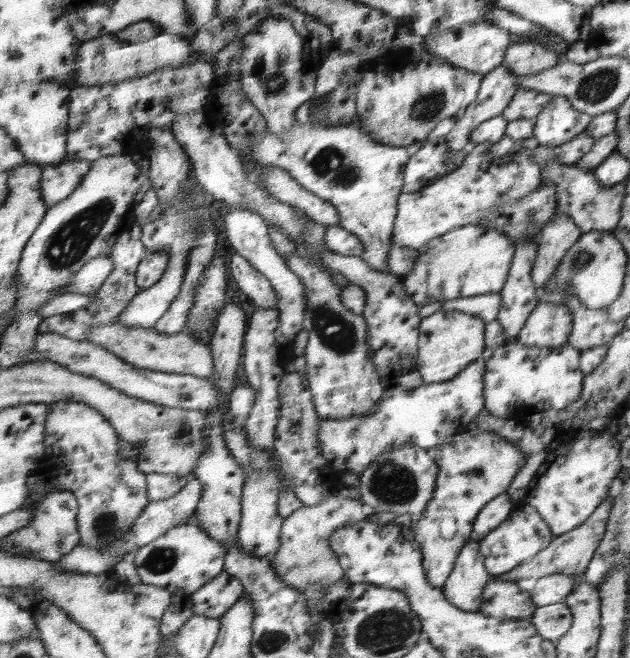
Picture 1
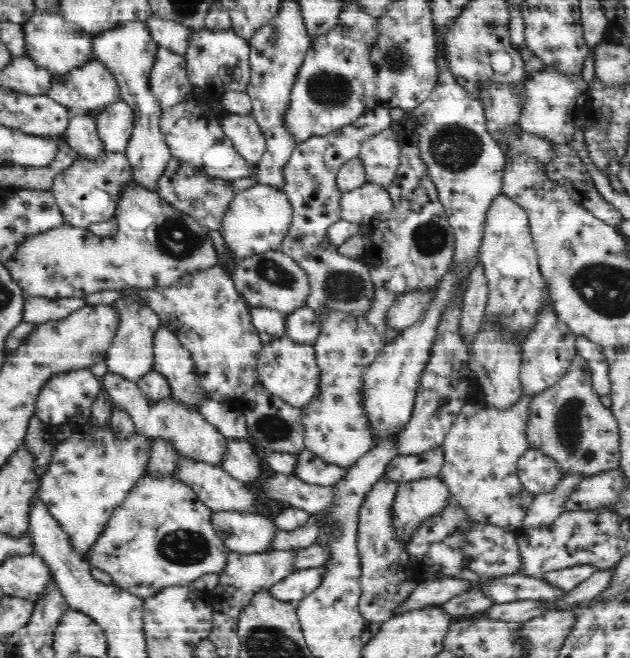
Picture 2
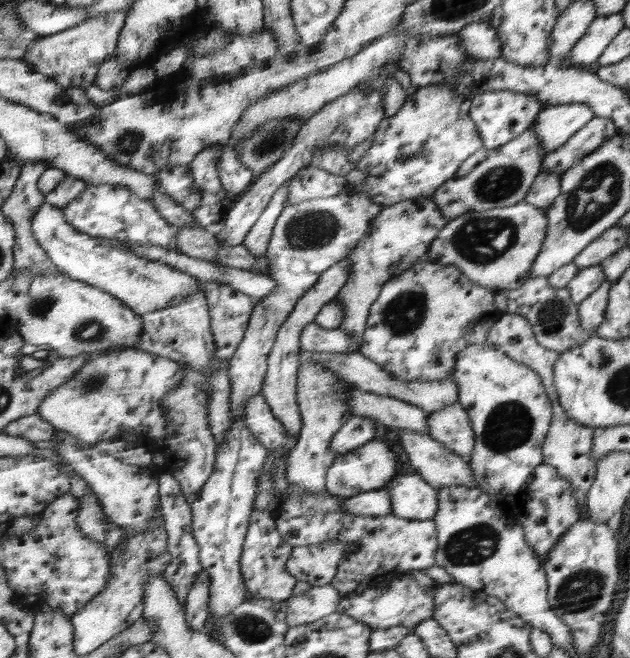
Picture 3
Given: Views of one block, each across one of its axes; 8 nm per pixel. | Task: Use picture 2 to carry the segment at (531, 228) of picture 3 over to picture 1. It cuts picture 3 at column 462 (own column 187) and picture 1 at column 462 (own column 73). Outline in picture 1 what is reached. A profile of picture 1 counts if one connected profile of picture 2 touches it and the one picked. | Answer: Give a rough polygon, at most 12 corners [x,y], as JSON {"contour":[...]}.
{"contour":[[464,225],[428,241],[401,282],[419,307],[500,293],[515,242]]}

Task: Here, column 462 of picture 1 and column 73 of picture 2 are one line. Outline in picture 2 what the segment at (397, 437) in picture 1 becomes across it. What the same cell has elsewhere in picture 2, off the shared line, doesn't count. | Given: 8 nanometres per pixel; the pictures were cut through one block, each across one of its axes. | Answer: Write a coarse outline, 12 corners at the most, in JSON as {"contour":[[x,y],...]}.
{"contour":[[89,368],[39,390],[35,415],[54,426],[91,422],[101,382]]}

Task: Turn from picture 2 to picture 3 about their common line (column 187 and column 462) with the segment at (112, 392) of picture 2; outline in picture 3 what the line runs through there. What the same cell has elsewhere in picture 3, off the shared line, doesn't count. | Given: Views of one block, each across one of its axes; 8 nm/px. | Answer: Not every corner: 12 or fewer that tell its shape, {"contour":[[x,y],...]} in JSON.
{"contour":[[454,401],[428,413],[427,434],[469,462],[476,438]]}

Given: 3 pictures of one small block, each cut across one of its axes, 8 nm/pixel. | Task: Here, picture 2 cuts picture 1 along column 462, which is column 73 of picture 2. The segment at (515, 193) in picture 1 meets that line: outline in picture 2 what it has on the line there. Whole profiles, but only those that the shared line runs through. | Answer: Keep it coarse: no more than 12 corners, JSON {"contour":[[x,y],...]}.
{"contour":[[126,153],[77,156],[51,191],[65,224],[113,218]]}

